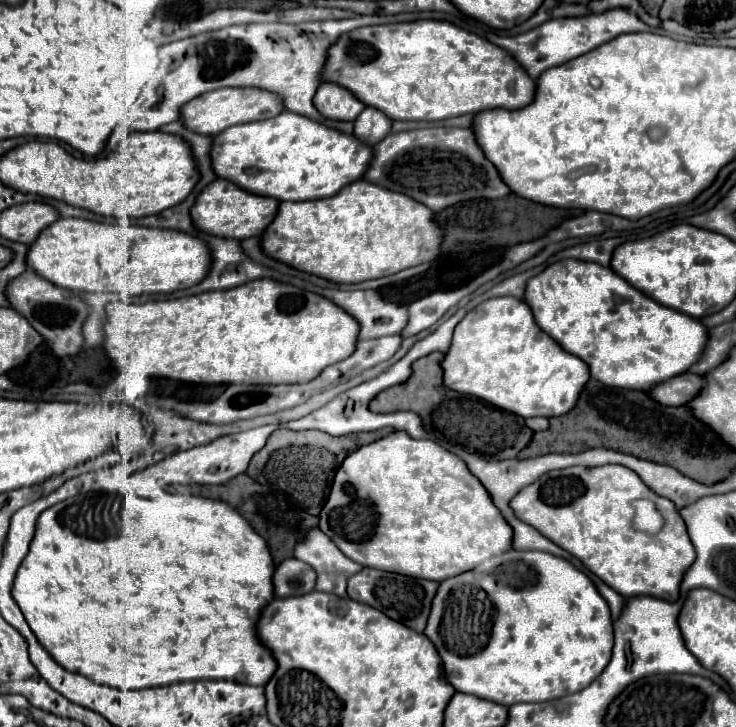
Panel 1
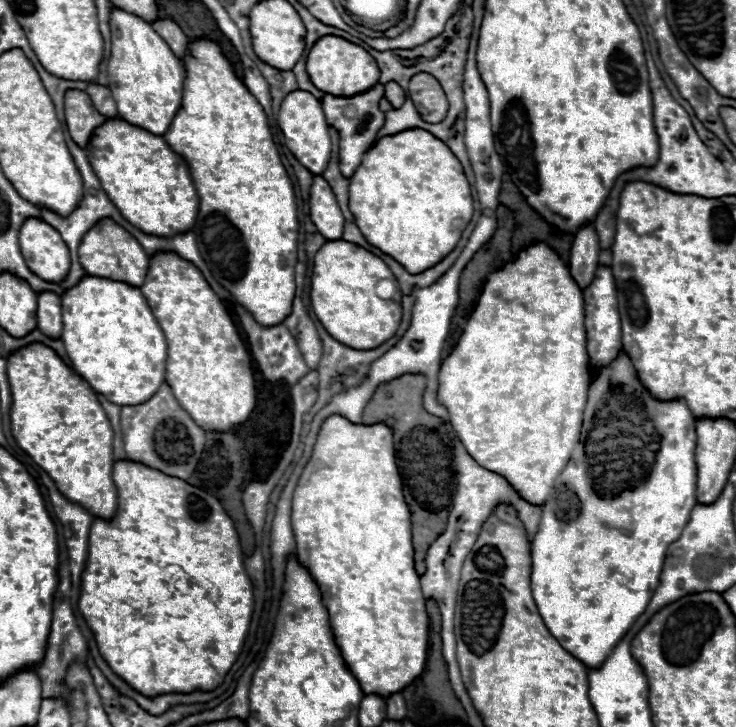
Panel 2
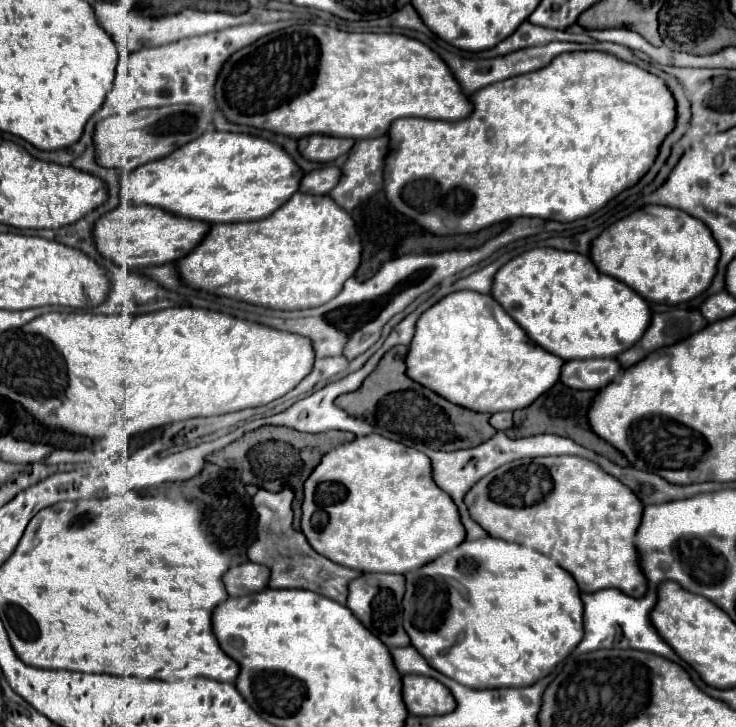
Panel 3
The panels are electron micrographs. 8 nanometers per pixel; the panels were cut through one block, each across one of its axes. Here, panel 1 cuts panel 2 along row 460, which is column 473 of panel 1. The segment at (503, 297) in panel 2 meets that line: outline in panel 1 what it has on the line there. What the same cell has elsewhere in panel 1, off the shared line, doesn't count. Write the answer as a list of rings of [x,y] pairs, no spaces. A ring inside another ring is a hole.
[[[398,430],[376,440],[376,442],[360,446],[358,450],[348,454],[348,458],[342,462],[340,470],[334,476],[334,484],[330,488],[328,500],[324,502],[318,518],[320,518],[318,528],[330,540],[334,540],[334,544],[340,548],[340,552],[344,556],[348,556],[350,560],[354,560],[362,566],[370,566],[370,568],[386,570],[386,572],[396,572],[396,574],[406,574],[412,578],[426,578],[426,580],[440,582],[440,580],[446,580],[448,576],[456,576],[458,572],[468,572],[470,568],[476,568],[478,564],[482,564],[482,560],[488,560],[490,556],[496,556],[498,552],[510,550],[510,526],[506,524],[506,520],[502,520],[502,516],[498,516],[498,510],[494,508],[494,504],[490,504],[490,496],[486,496],[486,488],[482,488],[482,484],[478,484],[478,478],[472,476],[468,466],[456,454],[452,454],[452,452],[444,450],[440,444],[436,444],[436,441],[414,440],[414,438],[406,436],[406,432],[398,432]],[[346,482],[354,484],[354,488],[356,488],[354,496],[346,496],[342,492],[342,484],[346,484]]]

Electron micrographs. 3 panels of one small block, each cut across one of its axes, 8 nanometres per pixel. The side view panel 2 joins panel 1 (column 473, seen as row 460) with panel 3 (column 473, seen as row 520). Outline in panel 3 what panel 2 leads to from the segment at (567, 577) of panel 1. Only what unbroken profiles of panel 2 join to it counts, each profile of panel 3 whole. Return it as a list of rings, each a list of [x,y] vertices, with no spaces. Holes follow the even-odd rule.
[[[492,536],[472,540],[472,542],[466,540],[460,546],[444,552],[436,560],[428,562],[428,564],[416,568],[416,570],[406,572],[404,578],[406,578],[406,592],[404,592],[404,598],[402,598],[402,614],[404,614],[402,626],[404,626],[406,634],[410,636],[410,644],[418,650],[420,656],[424,656],[424,660],[432,668],[436,668],[438,672],[446,674],[448,678],[452,678],[452,680],[456,680],[464,686],[470,686],[470,688],[530,686],[536,680],[548,676],[554,670],[554,666],[558,662],[562,662],[576,648],[576,644],[584,636],[584,624],[582,624],[584,606],[582,606],[582,600],[580,600],[580,590],[574,584],[574,578],[564,568],[554,564],[554,560],[550,560],[548,556],[542,556],[540,552],[536,552],[532,548],[526,548],[526,546],[520,546],[520,544],[514,544],[514,542],[506,542],[506,540],[492,538]]]

